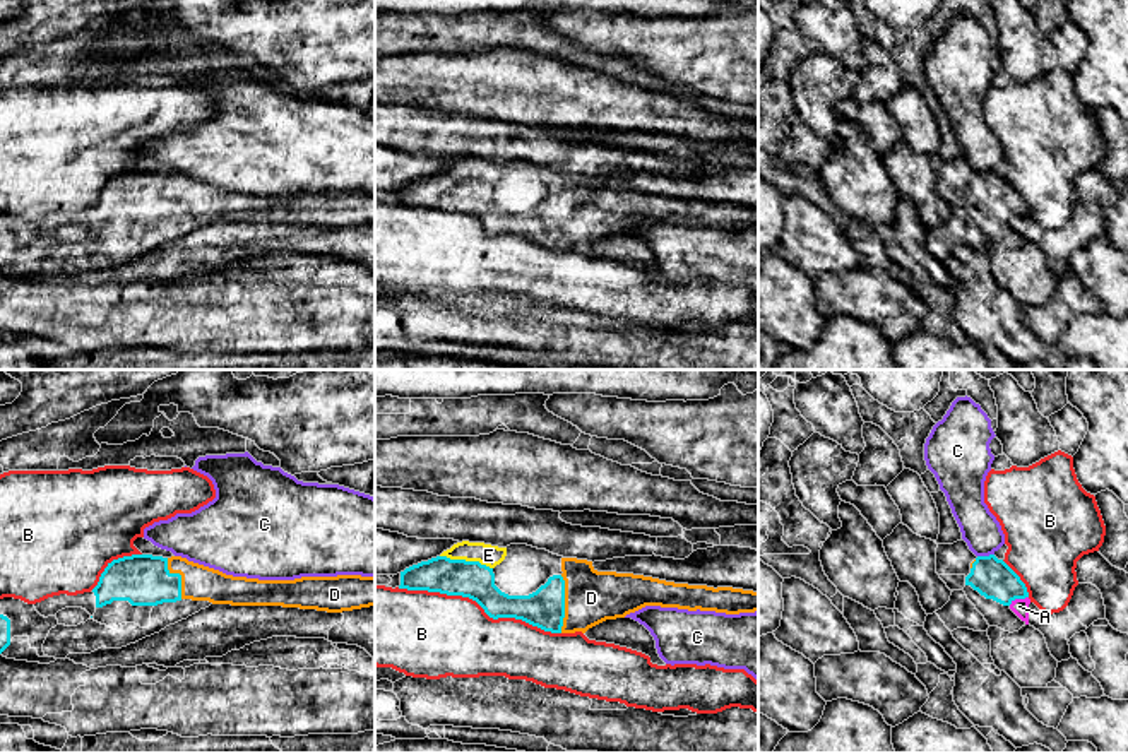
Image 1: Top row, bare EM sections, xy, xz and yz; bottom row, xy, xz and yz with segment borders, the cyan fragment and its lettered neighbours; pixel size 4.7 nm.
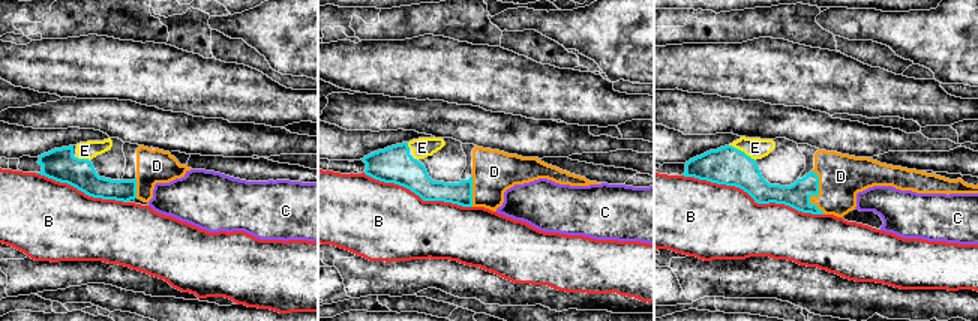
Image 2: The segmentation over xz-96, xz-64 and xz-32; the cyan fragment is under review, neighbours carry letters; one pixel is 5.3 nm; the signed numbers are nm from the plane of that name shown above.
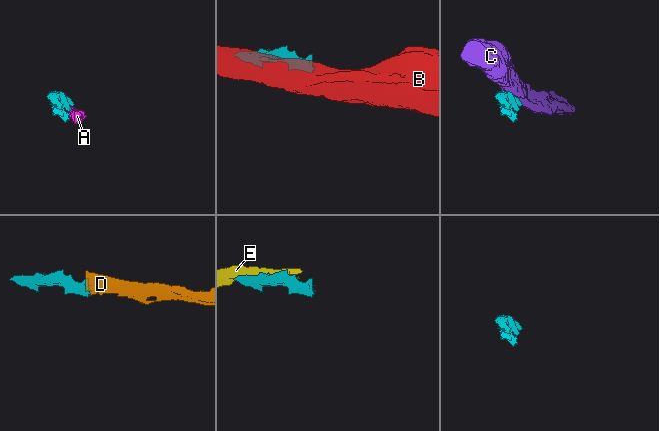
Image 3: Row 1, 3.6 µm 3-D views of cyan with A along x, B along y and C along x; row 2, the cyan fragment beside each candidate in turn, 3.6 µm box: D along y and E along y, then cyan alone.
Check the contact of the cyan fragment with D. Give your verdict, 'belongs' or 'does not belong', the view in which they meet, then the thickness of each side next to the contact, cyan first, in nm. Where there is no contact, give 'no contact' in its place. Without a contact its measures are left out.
belongs; meets cyan in xz; 190 nm thick on the cyan side, 260 nm on the other

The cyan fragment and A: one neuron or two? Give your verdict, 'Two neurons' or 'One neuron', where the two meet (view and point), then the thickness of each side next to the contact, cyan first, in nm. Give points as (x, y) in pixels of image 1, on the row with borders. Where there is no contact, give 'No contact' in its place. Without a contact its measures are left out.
Two neurons. Touches cyan at yz (1017, 598). Thickness 190 nm (cyan) against 80 nm

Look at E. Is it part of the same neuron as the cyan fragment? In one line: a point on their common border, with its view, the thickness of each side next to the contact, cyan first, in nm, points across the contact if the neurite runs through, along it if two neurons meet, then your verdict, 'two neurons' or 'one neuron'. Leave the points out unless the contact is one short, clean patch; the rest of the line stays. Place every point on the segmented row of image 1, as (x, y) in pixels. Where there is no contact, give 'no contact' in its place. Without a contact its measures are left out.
xz (464, 560) | 180/100 nm | one neuron

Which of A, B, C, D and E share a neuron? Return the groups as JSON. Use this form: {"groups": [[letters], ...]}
{"groups": [["A"], ["B"], ["C"], ["D", "E"]]}

